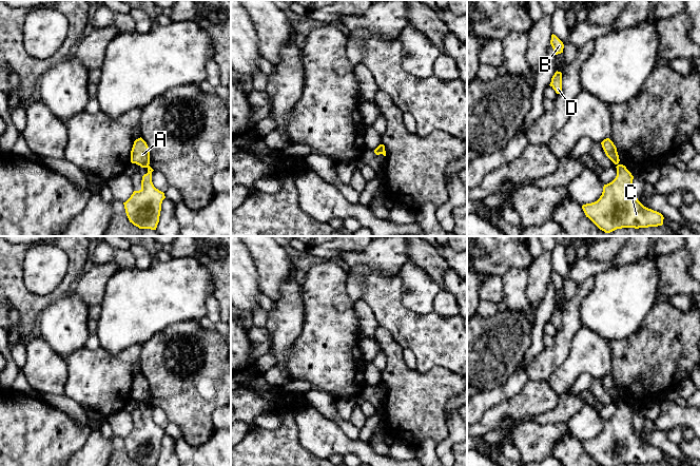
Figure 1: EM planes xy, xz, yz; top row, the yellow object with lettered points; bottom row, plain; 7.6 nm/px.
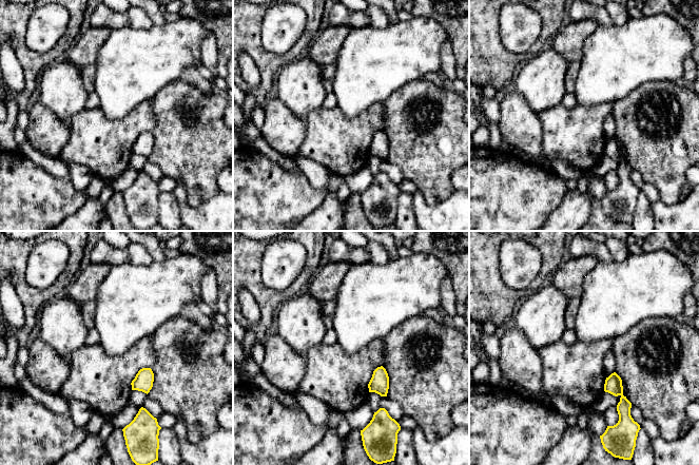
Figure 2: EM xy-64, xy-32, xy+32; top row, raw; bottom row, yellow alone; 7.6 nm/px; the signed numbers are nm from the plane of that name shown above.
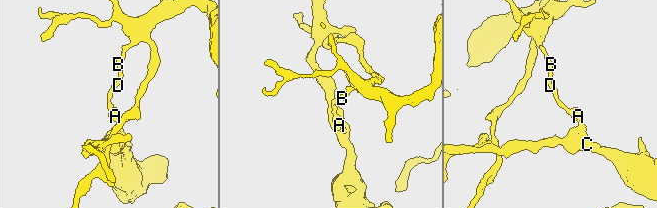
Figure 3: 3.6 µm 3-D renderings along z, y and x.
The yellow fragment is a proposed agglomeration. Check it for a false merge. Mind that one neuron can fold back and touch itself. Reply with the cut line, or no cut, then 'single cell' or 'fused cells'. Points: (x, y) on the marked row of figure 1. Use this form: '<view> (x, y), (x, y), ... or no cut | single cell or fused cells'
xy (149, 166), (146, 167) | fused cells

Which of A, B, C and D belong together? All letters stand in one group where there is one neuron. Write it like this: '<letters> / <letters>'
A B D / C

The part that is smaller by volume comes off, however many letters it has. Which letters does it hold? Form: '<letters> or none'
C

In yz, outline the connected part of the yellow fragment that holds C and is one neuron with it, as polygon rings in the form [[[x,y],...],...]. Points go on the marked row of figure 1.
[[[623,164],[616,168],[616,178],[604,185],[600,198],[582,206],[586,217],[605,233],[622,228],[662,226],[663,215],[644,207],[635,195],[631,173]]]

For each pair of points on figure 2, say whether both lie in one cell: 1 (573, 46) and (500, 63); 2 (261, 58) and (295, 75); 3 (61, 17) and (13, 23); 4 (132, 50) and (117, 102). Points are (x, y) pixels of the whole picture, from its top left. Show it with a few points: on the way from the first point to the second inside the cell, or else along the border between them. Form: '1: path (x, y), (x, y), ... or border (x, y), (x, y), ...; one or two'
1: border (560, 30), (547, 44); two
2: border (302, 55), (287, 63), (274, 80); two
3: border (34, 11), (27, 22), (25, 43), (28, 46); two
4: path (131, 62), (130, 71), (121, 81), (119, 90); one

